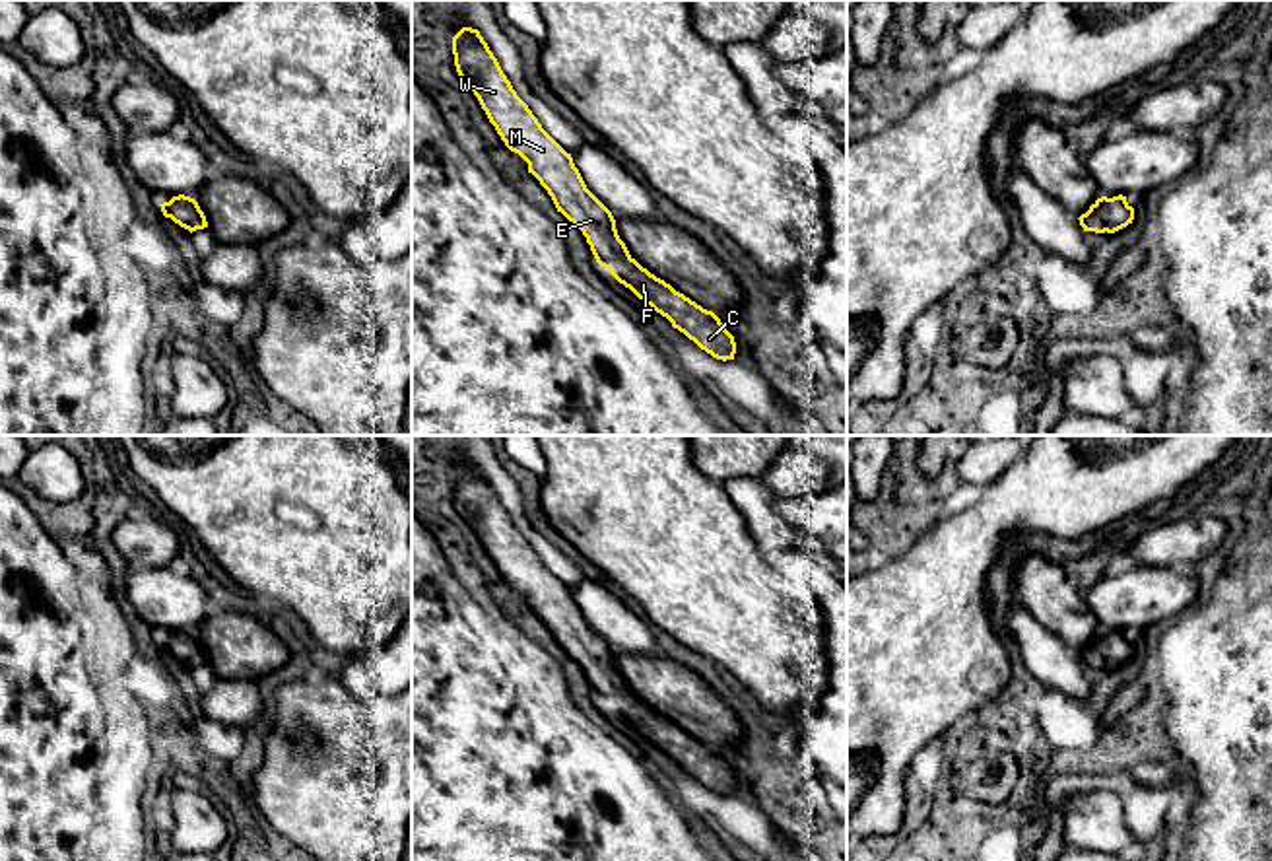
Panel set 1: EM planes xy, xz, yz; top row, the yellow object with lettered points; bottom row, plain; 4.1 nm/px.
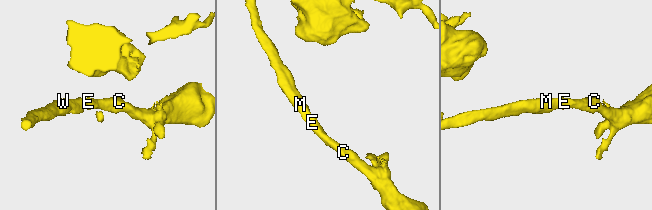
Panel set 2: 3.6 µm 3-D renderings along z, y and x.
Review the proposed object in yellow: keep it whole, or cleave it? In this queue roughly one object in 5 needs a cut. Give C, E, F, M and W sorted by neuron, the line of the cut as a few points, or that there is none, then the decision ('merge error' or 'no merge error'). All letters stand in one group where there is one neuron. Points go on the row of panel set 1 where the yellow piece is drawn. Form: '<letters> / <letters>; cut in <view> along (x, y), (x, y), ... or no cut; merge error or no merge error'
C E F M W; no cut; no merge error

